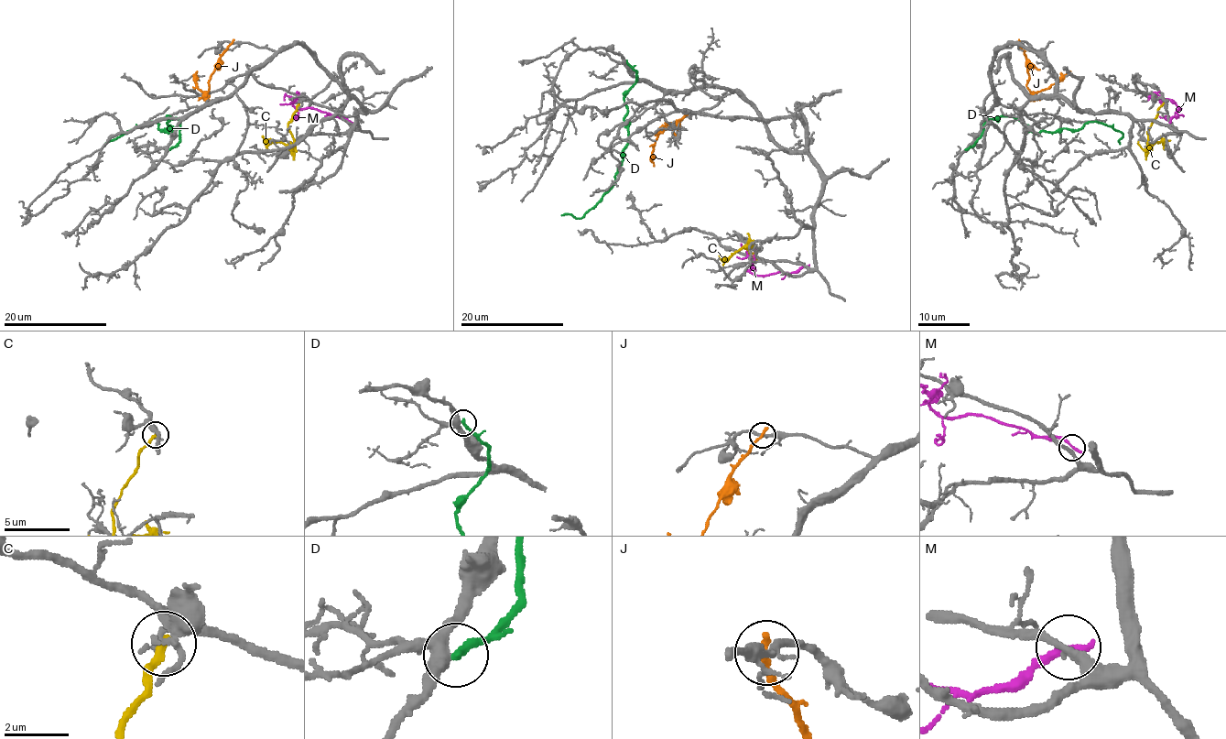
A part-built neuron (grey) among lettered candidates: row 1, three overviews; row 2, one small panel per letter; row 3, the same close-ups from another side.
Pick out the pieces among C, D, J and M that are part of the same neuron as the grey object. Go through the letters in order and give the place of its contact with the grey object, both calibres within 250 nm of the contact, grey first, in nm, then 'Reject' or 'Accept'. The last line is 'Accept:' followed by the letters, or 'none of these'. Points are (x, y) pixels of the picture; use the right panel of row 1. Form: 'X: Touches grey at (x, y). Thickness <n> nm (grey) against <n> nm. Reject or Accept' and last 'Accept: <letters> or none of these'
C: Touches grey at (1165, 102). Thickness 240 nm (grey) against 280 nm. Reject
D: Touches grey at (967, 149). Thickness 360 nm (grey) against 260 nm. Reject
J: Touches grey at (1019, 43). Thickness 220 nm (grey) against 240 nm. Reject
M: Touches grey at (1170, 121). Thickness 240 nm (grey) against 240 nm. Reject
Accept: none of these

